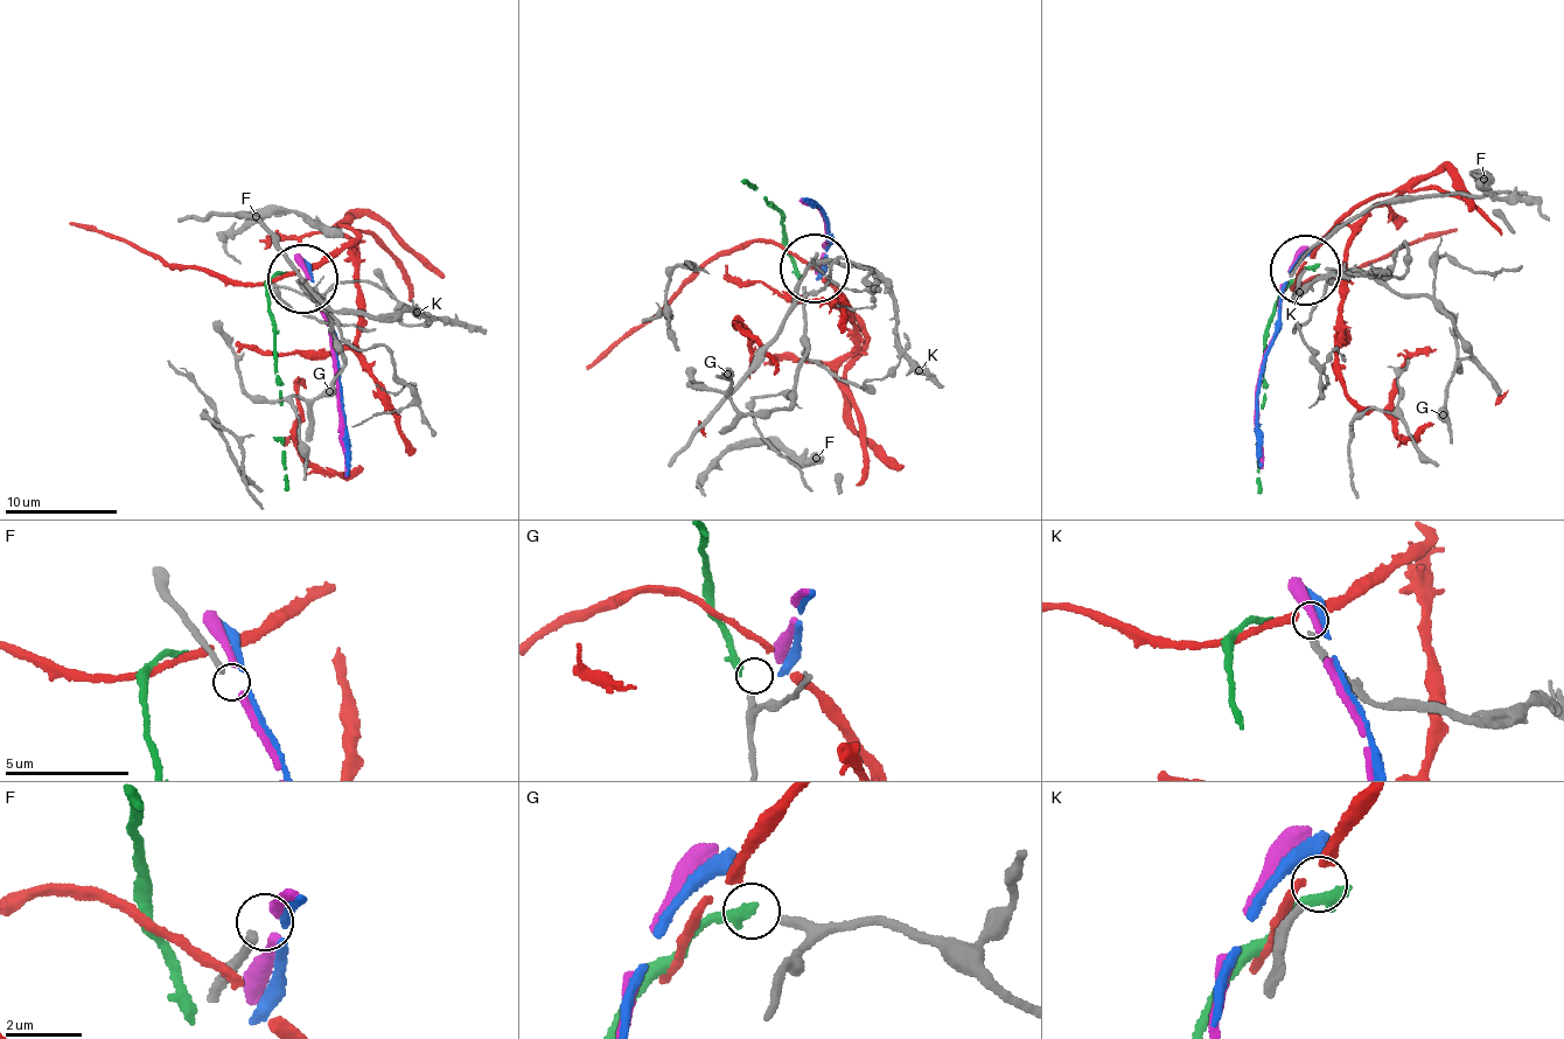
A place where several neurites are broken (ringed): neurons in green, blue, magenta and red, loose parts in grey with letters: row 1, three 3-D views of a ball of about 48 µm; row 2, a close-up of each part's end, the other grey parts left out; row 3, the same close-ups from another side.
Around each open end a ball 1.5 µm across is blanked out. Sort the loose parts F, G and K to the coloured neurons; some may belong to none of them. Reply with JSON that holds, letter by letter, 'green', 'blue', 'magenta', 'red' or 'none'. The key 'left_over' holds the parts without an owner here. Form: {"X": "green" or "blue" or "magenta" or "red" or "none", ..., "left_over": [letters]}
{"F": "none", "G": "green", "K": "red", "left_over": ["F"]}

